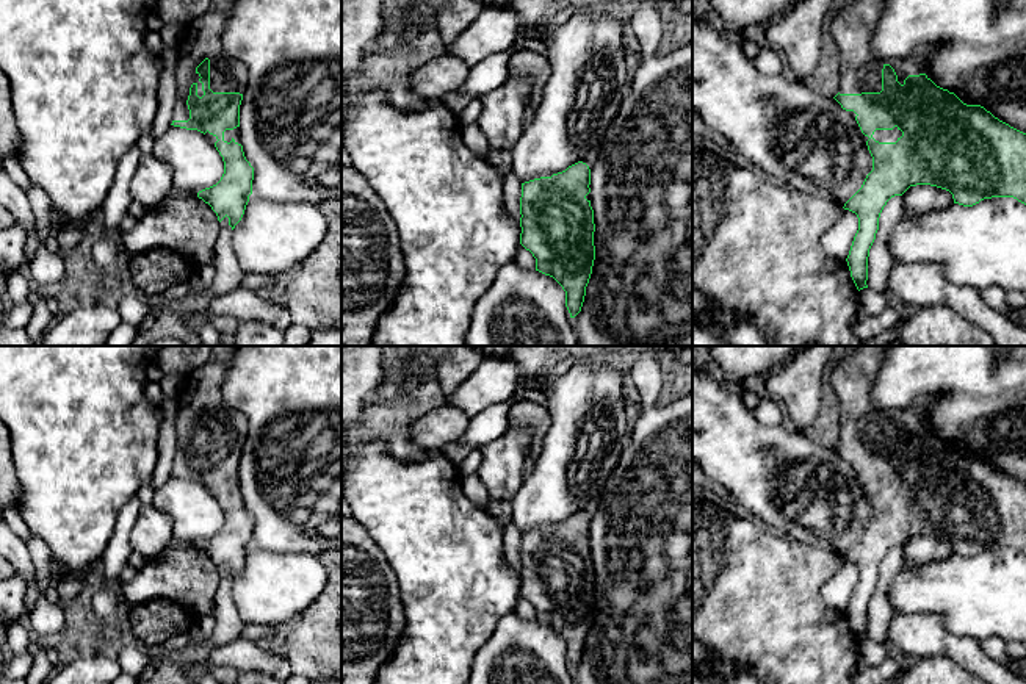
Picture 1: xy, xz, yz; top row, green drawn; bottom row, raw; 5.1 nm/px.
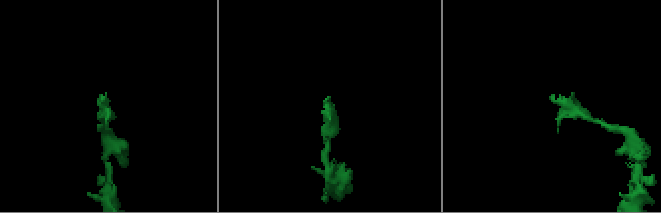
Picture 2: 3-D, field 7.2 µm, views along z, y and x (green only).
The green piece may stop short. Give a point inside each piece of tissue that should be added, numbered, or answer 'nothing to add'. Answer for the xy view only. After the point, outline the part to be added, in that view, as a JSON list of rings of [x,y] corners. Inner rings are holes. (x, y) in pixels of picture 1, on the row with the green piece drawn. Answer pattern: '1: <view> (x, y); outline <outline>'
1: xy (204, 38); outline [[[211,0],[210,8],[190,25],[180,44],[175,67],[177,100],[172,121],[190,119],[186,100],[193,83],[197,85],[197,95],[204,95],[196,67],[205,58],[210,59],[210,89],[213,92],[244,92],[249,78],[246,70],[222,50],[222,31],[233,3],[235,0]]]

